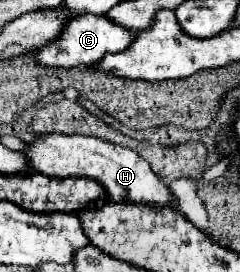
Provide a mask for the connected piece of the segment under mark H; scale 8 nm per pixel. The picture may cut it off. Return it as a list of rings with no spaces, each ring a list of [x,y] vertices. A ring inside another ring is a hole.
[[[48,133],[40,135],[34,143],[28,143],[28,161],[36,173],[48,177],[90,177],[96,179],[108,193],[112,201],[130,201],[140,205],[150,205],[154,209],[162,207],[176,207],[172,191],[166,187],[156,173],[152,173],[150,165],[142,161],[140,155],[134,151],[100,141],[96,137],[84,135],[58,135]]]

